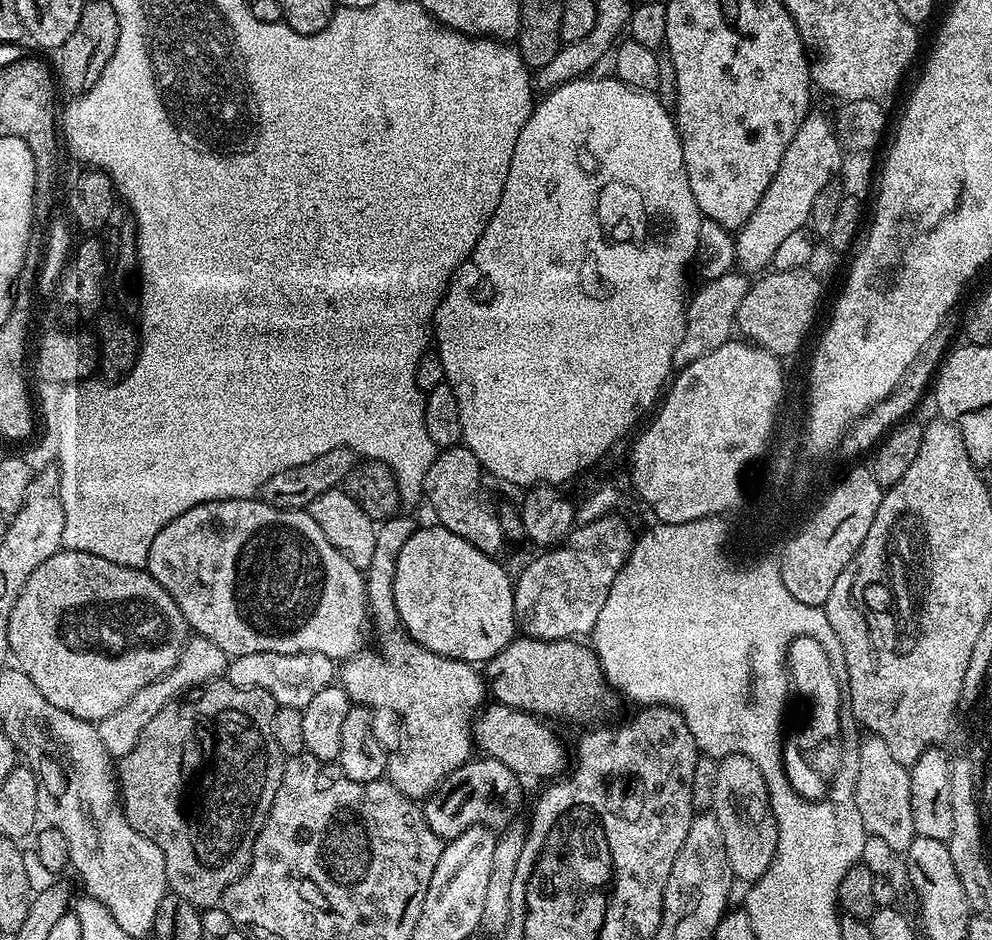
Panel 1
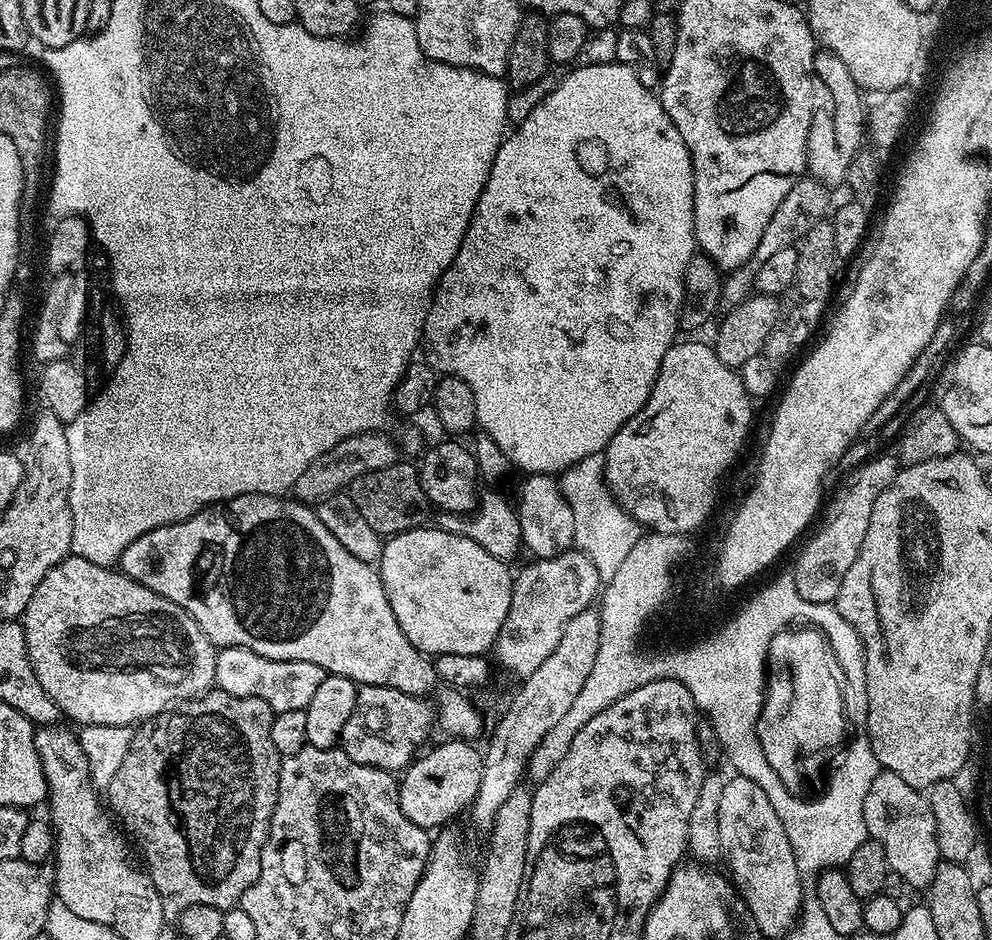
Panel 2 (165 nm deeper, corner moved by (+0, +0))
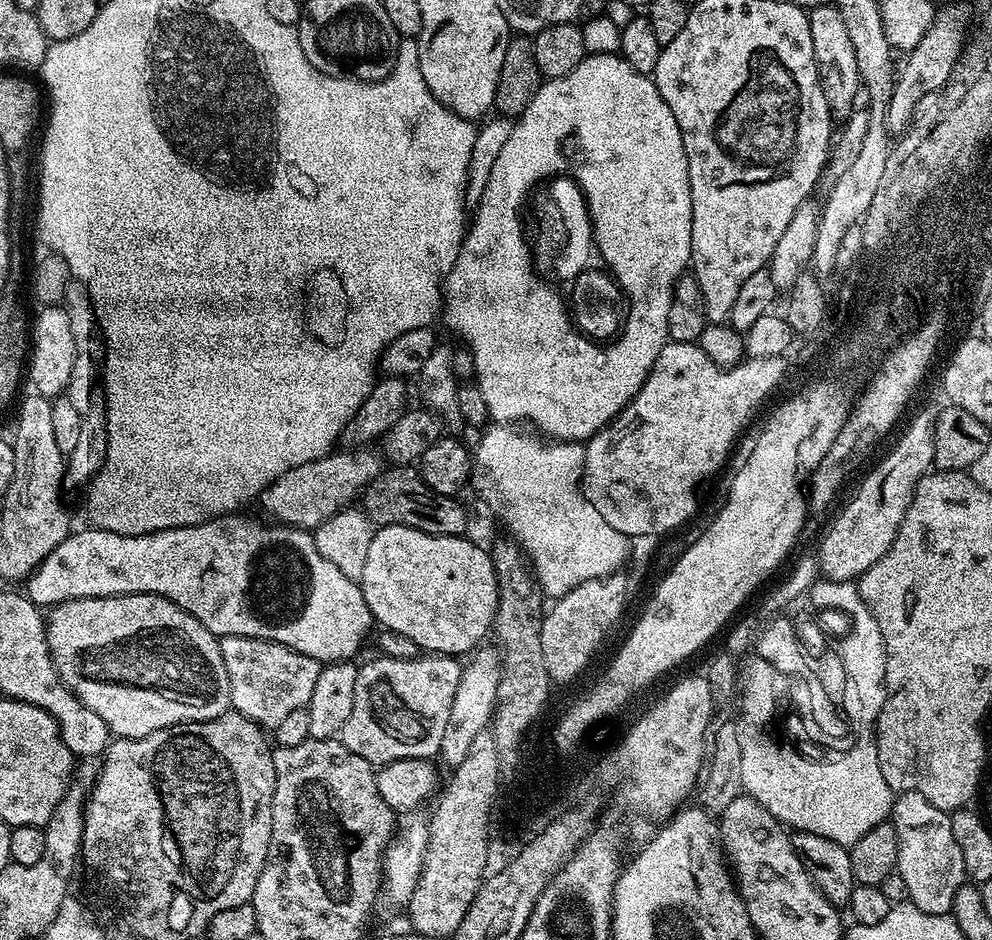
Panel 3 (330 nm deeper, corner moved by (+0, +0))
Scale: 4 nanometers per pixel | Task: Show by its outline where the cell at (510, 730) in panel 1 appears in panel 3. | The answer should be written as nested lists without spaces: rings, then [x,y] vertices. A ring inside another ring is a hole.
[[[225,514],[216,517],[215,520],[207,520],[201,524],[195,524],[194,526],[158,530],[157,532],[138,534],[137,536],[114,534],[110,530],[84,526],[81,532],[73,531],[69,534],[67,538],[32,571],[31,576],[29,576],[26,581],[26,587],[28,587],[28,589],[26,589],[26,595],[28,599],[37,606],[45,606],[44,604],[48,604],[47,606],[55,606],[61,604],[64,600],[94,598],[95,596],[129,596],[135,592],[150,592],[158,596],[165,596],[170,602],[174,602],[182,610],[189,612],[195,620],[202,622],[202,626],[206,626],[206,630],[210,630],[218,638],[222,636],[258,638],[259,640],[278,642],[290,650],[298,650],[302,654],[306,654],[310,658],[321,662],[351,661],[353,659],[352,655],[363,646],[364,639],[368,636],[368,631],[374,628],[372,611],[366,606],[364,591],[360,589],[359,583],[350,578],[346,578],[346,574],[342,574],[342,570],[338,570],[338,566],[334,566],[334,562],[326,562],[326,558],[322,558],[322,554],[318,554],[316,537],[311,531],[303,528],[294,528],[279,522],[267,522],[268,524],[263,524],[260,520],[251,520],[248,516],[240,515],[241,514]]]

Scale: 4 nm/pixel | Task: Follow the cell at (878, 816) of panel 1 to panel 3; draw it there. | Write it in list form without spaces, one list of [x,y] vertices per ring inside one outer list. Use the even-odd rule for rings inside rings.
[[[901,792],[892,801],[890,823],[898,834],[896,871],[902,874],[902,878],[906,882],[908,900],[914,906],[918,906],[918,910],[922,910],[926,914],[949,915],[952,911],[954,894],[958,894],[958,890],[966,882],[962,850],[958,850],[958,842],[954,842],[951,815],[943,812],[938,806],[926,802],[926,798],[922,798],[922,794]]]

